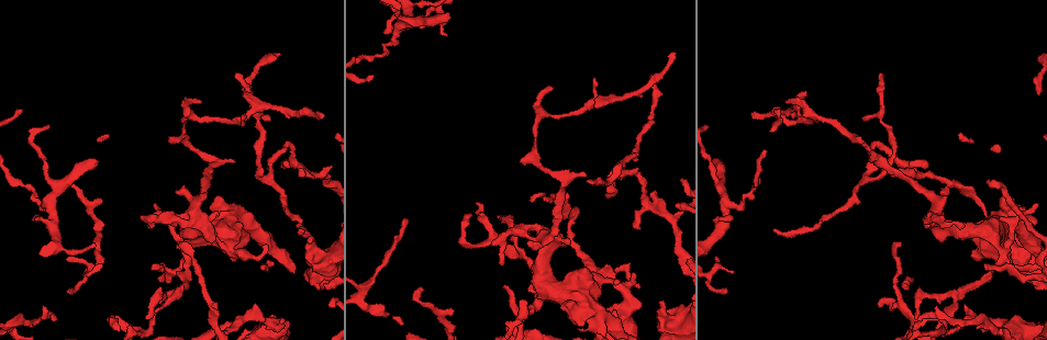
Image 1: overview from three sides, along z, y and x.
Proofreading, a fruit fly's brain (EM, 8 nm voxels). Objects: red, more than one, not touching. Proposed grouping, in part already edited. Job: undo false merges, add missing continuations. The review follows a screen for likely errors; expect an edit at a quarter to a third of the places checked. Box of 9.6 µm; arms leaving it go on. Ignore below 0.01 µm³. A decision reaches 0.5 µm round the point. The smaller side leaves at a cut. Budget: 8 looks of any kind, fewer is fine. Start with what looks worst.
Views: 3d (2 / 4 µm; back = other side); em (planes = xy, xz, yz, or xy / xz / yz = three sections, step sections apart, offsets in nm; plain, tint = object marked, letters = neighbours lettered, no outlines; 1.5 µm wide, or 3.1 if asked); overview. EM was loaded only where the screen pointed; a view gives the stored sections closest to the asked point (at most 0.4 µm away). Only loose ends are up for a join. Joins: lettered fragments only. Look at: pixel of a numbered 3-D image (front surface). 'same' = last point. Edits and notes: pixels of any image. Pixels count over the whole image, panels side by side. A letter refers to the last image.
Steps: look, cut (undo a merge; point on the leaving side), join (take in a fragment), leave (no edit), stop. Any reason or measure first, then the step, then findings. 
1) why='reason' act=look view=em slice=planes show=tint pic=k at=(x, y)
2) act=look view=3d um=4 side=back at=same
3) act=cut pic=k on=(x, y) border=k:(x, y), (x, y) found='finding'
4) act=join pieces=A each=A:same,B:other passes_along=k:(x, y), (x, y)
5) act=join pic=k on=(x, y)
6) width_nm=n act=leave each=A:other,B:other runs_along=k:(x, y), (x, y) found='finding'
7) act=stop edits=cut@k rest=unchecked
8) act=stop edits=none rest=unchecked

why='thick end' act=look view=3d um=4 pic=1 at=(568, 305)

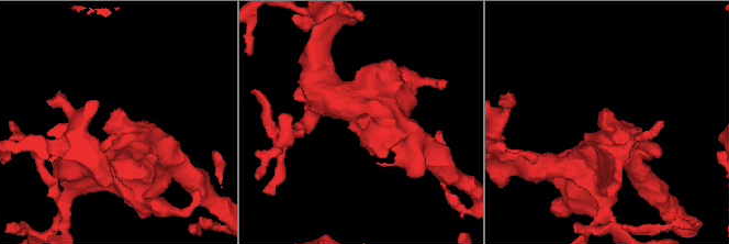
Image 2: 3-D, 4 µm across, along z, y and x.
why='need the tissue' act=look view=em um=3.1 slice=xy step=16 show=letters pic=2 at=(363, 120)

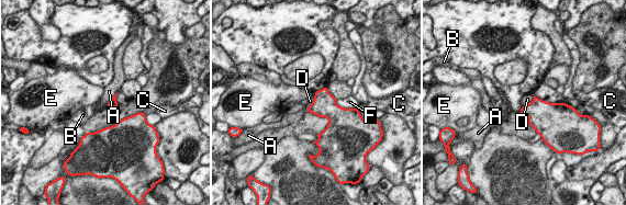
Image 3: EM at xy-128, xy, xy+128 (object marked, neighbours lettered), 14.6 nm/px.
act=look view=em um=3.1 slice=planes show=letters at=same

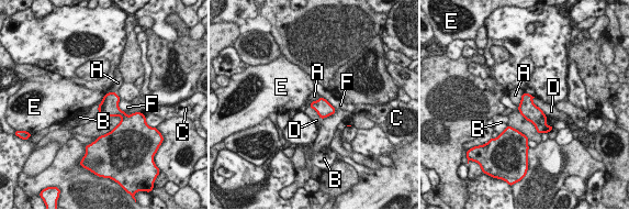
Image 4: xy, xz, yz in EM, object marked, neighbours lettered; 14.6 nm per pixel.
act=leave each=A:other,B:other,C:other,D:other,E:other,F:other found='none of them fits'

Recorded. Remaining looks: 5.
why='thin end' act=look view=em slice=planes show=tint pic=1 at=(304, 232)

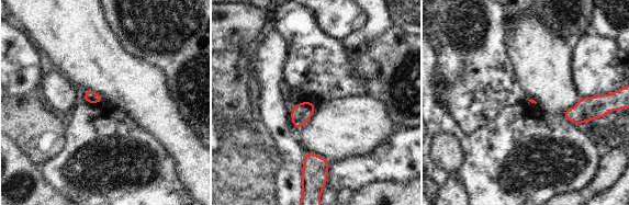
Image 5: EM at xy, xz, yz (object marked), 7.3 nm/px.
why='what lies round it' act=look view=em slice=planes show=letters at=same

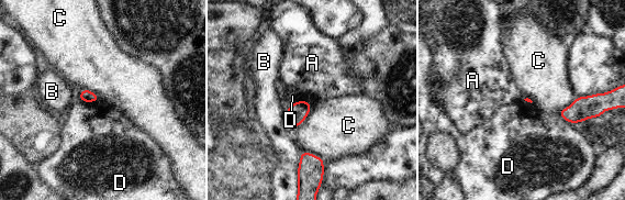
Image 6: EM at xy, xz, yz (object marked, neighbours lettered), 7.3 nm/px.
act=leave each=A:other,B:other,C:other,D:other border=6:(100, 100), (80, 101) found='none of them fits'

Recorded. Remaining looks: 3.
why='an open end' act=look view=3d um=2 pic=1 at=(148, 318)

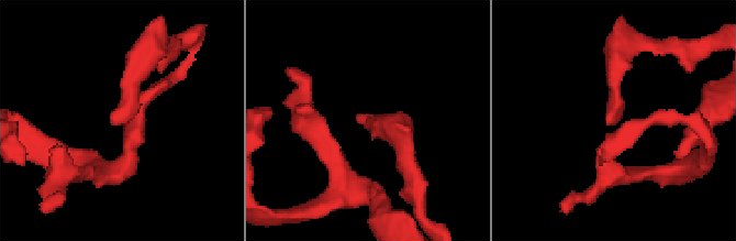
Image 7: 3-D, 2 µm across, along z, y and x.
why='now the EM' act=look view=em slice=planes show=letters pic=7 at=(359, 115)

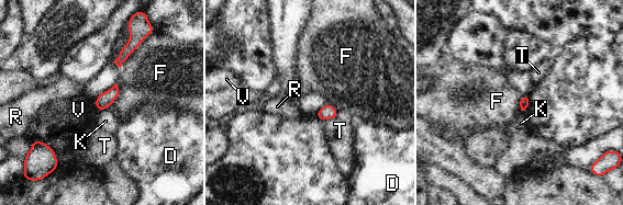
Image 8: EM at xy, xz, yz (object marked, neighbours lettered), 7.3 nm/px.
act=leave each=D:other,F:other,K:other,R:other,T:other,V:other border=8:(143, 40), (120, 68) found='none of them fits'

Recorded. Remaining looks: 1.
act=stop edits=none rest=unchecked

